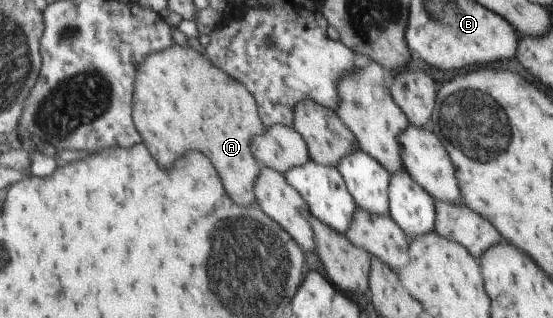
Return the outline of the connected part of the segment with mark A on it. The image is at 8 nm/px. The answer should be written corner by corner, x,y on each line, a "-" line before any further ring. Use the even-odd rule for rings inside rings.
173,44
163,52
149,54
137,70
135,105
132,110
134,122
137,130
140,130
143,143
153,150
153,156
157,162
161,162
161,166
165,166
165,170
173,168
177,160
189,154
189,150
201,150
217,166
227,194
237,204
251,206
257,203
255,186
262,167
253,154
252,141
259,134
265,134
267,127
260,117
258,102
252,91
205,55
207,58
188,44

